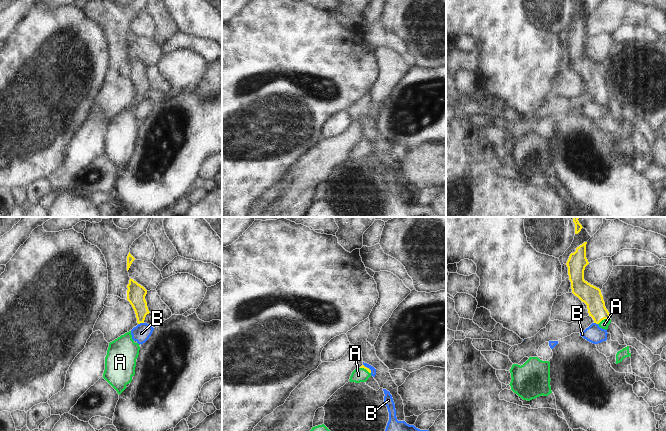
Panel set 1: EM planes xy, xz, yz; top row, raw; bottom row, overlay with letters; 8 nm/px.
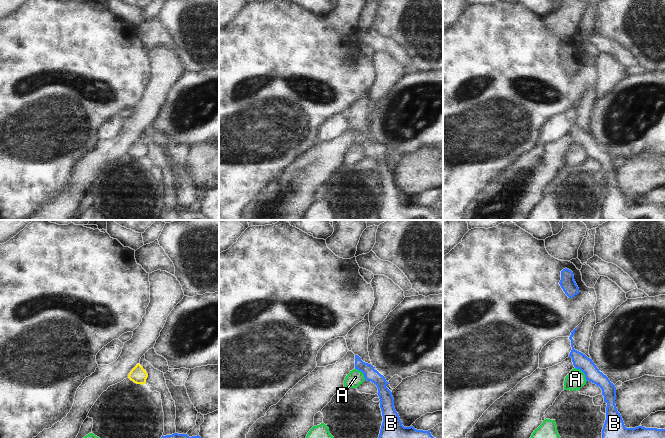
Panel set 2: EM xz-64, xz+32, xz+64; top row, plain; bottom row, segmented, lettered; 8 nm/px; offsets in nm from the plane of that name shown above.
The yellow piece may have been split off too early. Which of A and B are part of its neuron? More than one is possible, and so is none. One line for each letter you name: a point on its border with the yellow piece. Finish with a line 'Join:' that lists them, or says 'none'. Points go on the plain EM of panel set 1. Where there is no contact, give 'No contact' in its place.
A: Touches yellow at yz (603, 95)
Join: A.

